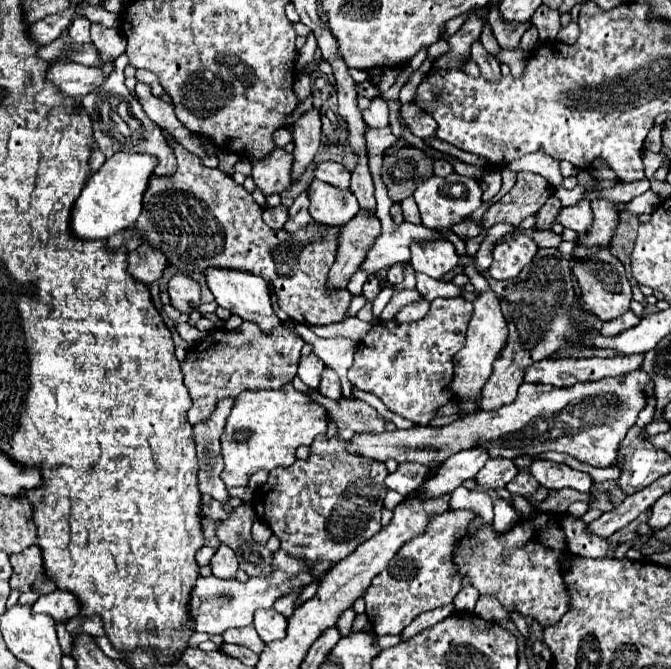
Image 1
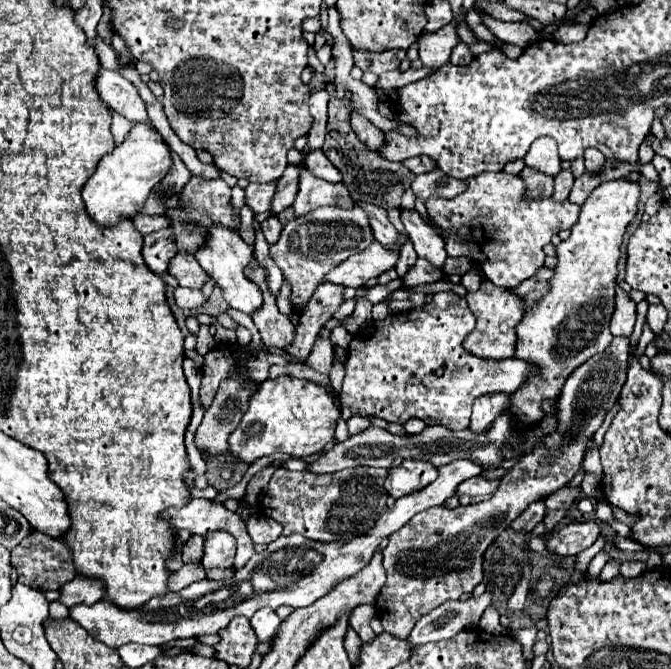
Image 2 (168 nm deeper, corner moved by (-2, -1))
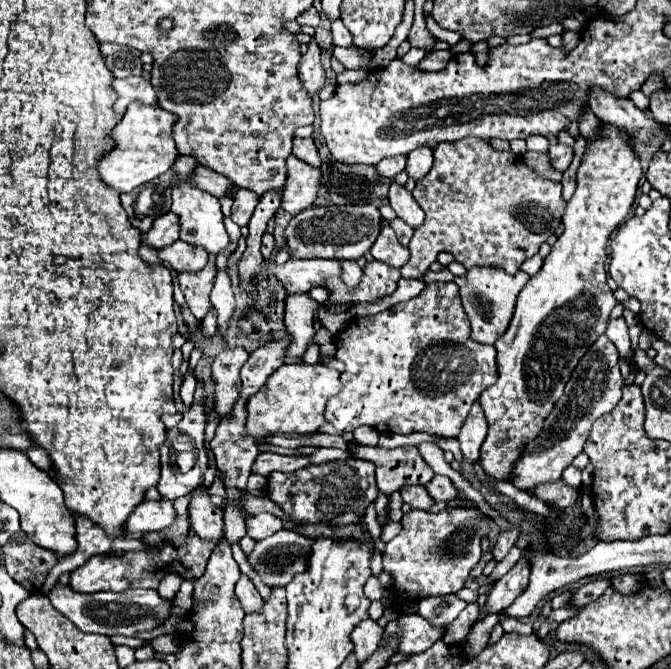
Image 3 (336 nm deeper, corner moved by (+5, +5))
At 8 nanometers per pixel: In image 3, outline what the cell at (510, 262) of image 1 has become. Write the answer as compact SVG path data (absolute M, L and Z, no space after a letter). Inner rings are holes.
M472 137L452 145L438 145L434 151L432 171L428 177L416 183L412 195L424 209L426 221L420 229L414 231L414 237L408 245L410 259L400 269L404 279L420 279L436 261L440 251L450 251L454 259L466 269L498 267L508 275L516 275L520 265L536 255L538 247L556 231L566 209L566 201L562 199L562 185L558 181L536 177L512 151L496 151L484 141L472 141Z

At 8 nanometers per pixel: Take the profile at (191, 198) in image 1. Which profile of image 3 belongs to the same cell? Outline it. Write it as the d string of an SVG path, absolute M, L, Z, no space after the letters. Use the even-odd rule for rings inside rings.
M312 205L294 215L284 231L290 257L296 259L360 259L380 231L380 213L372 205Z

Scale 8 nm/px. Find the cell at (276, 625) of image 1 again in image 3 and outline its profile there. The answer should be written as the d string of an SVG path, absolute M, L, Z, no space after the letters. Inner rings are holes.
M242 575L242 577L238 579L238 583L236 583L236 597L238 597L240 603L244 605L246 615L250 615L250 613L258 613L258 611L262 609L262 605L264 605L260 593L256 591L254 583L252 583L246 575Z

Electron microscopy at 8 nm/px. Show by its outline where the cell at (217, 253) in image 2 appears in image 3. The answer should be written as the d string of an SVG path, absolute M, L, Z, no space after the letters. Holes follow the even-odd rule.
M182 155L182 157L176 159L172 169L180 175L180 183L172 185L172 209L170 211L180 217L180 239L182 241L196 245L196 247L202 247L210 255L218 255L220 251L230 247L230 237L224 229L224 221L222 221L224 217L222 217L222 211L220 211L218 197L188 185L188 173L192 173L194 165L196 165L196 157L192 155Z

